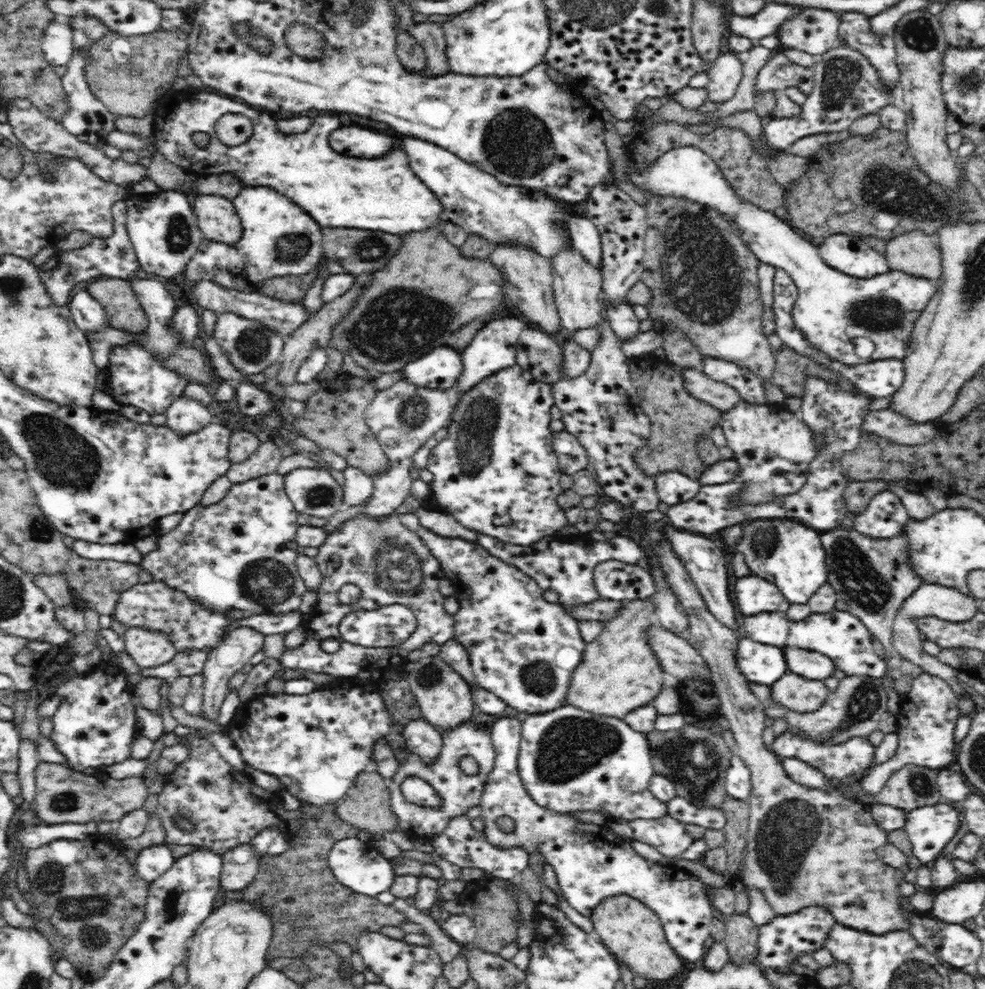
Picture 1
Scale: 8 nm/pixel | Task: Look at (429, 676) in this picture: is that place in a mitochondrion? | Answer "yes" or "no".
yes

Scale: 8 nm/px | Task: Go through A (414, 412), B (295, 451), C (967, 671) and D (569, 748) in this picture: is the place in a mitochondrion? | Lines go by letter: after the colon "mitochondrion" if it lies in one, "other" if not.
A: mitochondrion
B: other
C: other
D: mitochondrion

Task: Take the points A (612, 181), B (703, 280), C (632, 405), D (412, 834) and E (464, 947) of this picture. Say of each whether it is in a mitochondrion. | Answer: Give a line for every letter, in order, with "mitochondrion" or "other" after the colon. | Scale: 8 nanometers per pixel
A: other
B: mitochondrion
C: other
D: other
E: other

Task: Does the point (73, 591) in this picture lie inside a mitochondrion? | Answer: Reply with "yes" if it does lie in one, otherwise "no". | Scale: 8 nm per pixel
no

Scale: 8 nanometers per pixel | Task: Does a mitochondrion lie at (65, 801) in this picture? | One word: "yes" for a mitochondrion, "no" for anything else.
yes

